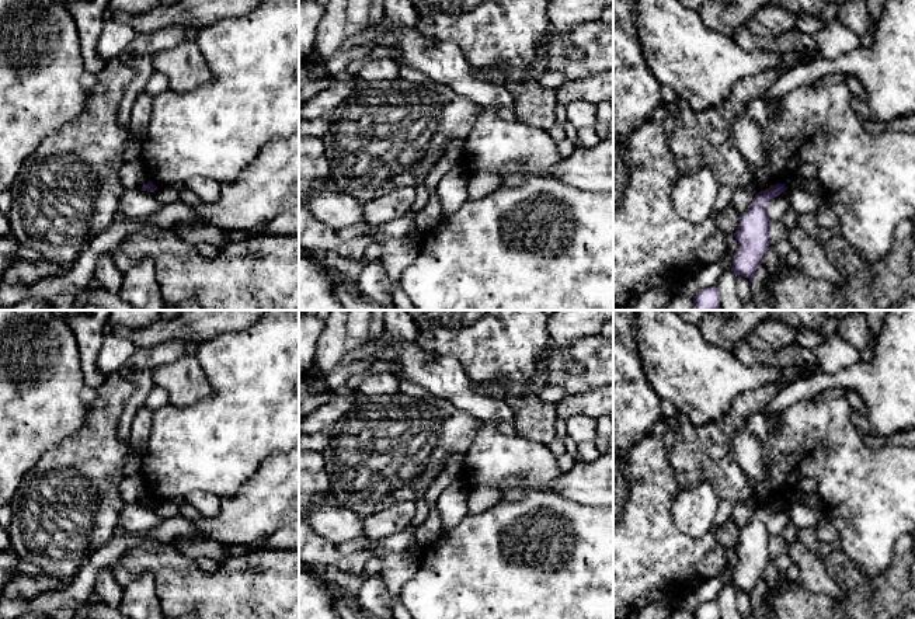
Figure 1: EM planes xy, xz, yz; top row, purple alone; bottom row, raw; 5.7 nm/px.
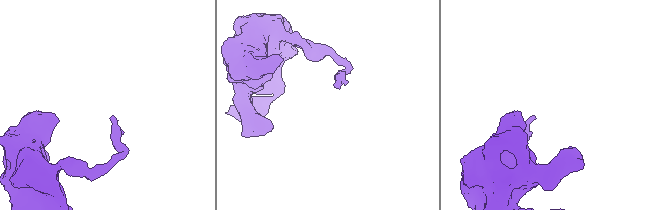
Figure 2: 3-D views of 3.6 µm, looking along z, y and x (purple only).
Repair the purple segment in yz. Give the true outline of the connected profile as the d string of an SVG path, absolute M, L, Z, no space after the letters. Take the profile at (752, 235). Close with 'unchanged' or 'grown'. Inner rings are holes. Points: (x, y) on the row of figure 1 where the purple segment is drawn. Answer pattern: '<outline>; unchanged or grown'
M776 184L761 191L748 209L740 215L738 229L734 233L738 250L731 265L735 275L755 278L756 268L769 248L770 220L766 215L766 204L786 189L786 184Z; unchanged

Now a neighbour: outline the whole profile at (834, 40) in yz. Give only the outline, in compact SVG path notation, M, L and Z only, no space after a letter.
M828 22L813 35L820 56L836 59L860 48L860 38L843 24Z

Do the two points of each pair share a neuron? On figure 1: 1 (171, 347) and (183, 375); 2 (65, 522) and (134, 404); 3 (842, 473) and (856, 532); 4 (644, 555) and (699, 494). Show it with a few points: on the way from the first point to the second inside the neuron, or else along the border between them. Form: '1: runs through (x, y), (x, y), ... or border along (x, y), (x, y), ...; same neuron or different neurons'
1: border along (184, 353), (171, 362), (157, 365), (152, 379); different neurons
2: border along (127, 399), (119, 418), (118, 437), (128, 444); different neurons
3: runs through (856, 487), (856, 518); same neuron
4: border along (679, 489), (671, 507), (671, 517), (695, 539); different neurons

